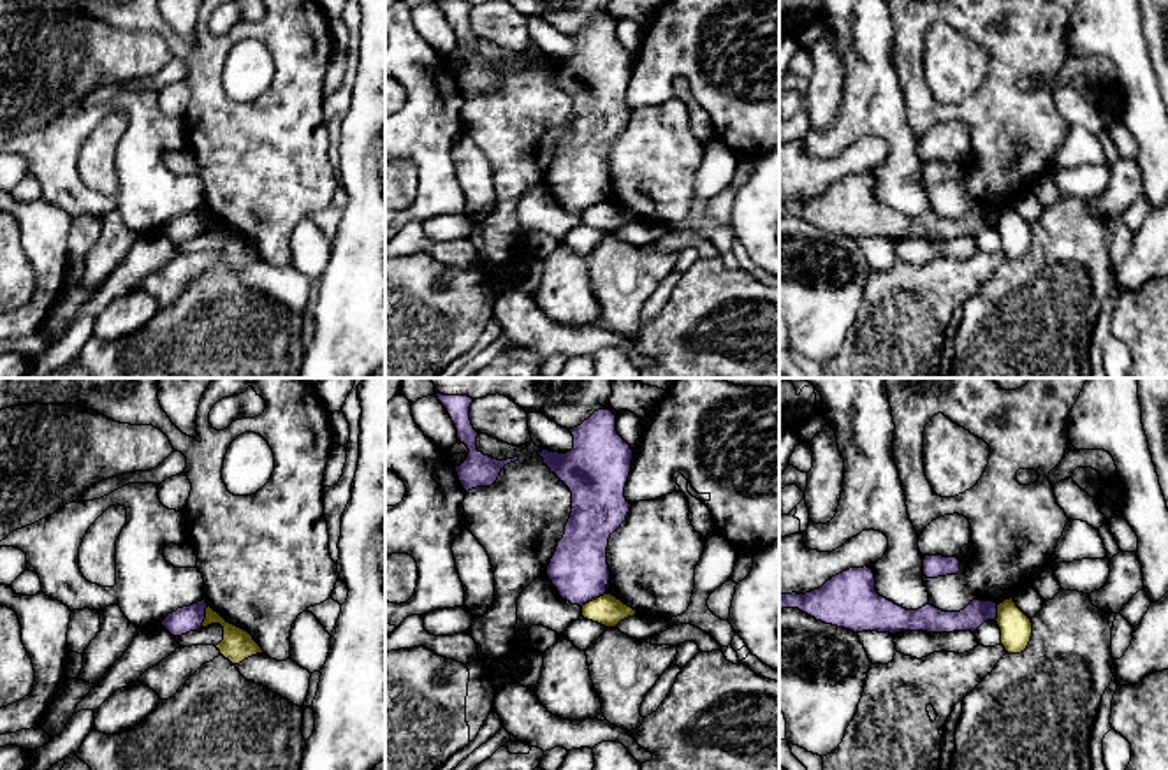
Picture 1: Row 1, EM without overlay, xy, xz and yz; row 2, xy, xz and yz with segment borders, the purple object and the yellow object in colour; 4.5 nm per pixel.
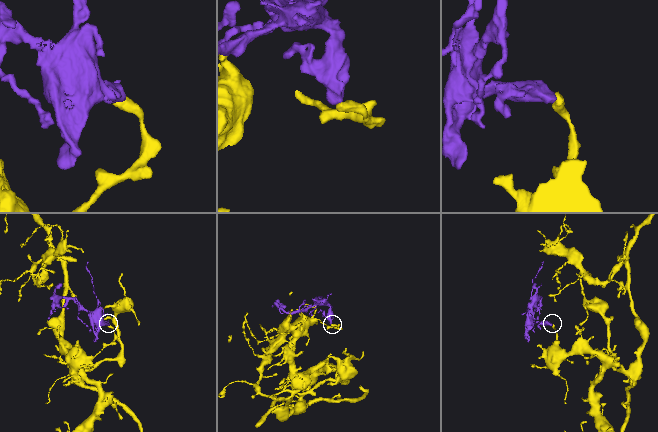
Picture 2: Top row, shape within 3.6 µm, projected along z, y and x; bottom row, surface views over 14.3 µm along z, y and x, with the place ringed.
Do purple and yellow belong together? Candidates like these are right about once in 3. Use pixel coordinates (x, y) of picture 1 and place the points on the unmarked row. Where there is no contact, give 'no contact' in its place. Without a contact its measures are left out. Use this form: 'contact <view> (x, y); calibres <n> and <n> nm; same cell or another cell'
contact xz (593, 204); calibres 260 and 140 nm; another cell

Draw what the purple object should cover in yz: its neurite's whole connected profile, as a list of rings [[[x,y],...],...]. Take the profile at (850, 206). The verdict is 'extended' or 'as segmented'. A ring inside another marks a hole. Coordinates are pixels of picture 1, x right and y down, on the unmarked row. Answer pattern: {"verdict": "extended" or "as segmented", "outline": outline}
{"verdict": "as segmented", "outline": [[[867,172],[850,174],[806,200],[779,200],[783,214],[799,214],[816,227],[853,239],[975,239],[983,229],[997,225],[997,209],[982,206],[973,206],[960,218],[943,218],[929,209],[906,216],[878,200],[874,179]]]}

